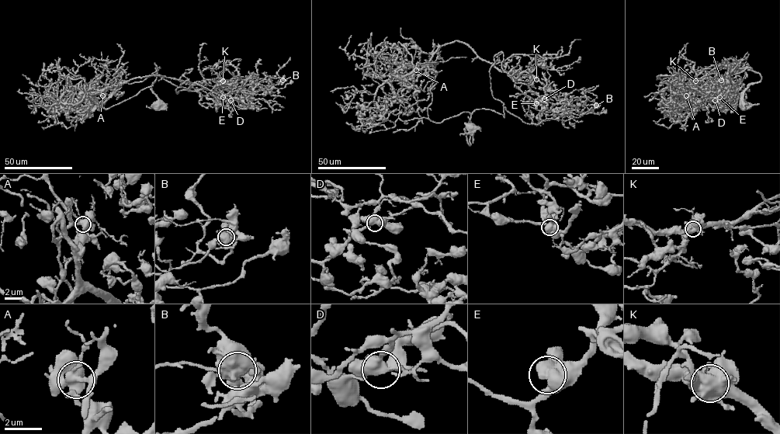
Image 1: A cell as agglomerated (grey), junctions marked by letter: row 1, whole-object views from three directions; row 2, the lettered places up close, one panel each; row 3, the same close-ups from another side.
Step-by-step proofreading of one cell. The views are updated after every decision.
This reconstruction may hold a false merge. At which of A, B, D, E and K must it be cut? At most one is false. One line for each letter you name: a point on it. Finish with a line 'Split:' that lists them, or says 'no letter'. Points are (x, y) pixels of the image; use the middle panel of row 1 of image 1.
K: (536, 79)
Split: K

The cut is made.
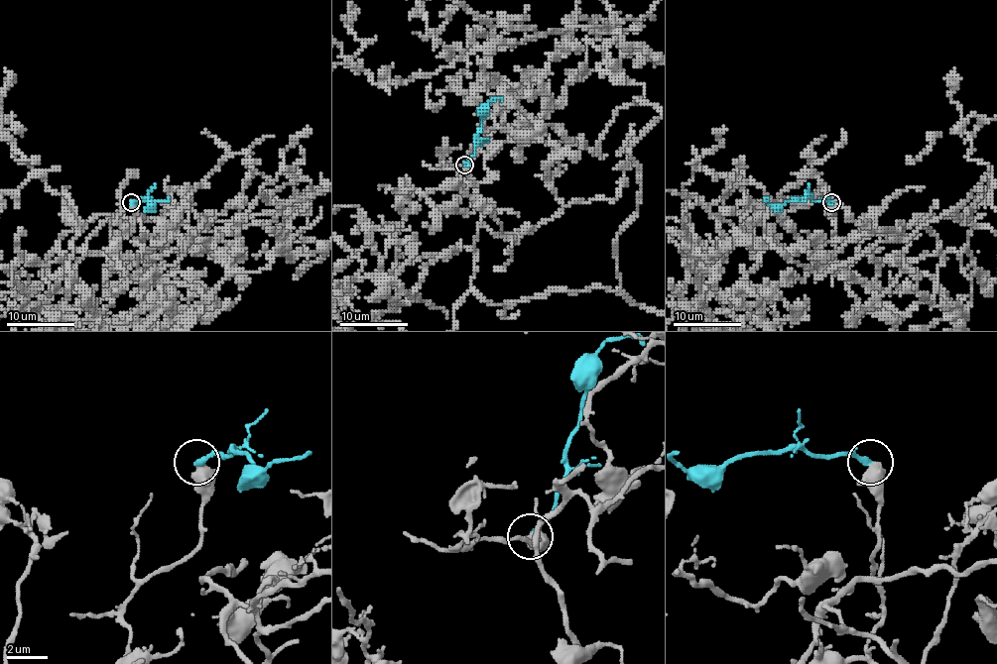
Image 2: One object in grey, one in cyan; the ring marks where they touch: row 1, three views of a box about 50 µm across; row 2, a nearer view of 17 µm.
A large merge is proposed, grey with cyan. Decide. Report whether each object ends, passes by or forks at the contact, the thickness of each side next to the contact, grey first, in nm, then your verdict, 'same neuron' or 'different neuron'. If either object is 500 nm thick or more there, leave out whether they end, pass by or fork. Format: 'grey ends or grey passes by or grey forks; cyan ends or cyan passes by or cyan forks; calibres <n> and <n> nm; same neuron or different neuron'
grey passes by; cyan ends; calibres 440 and 320 nm; different neuron

